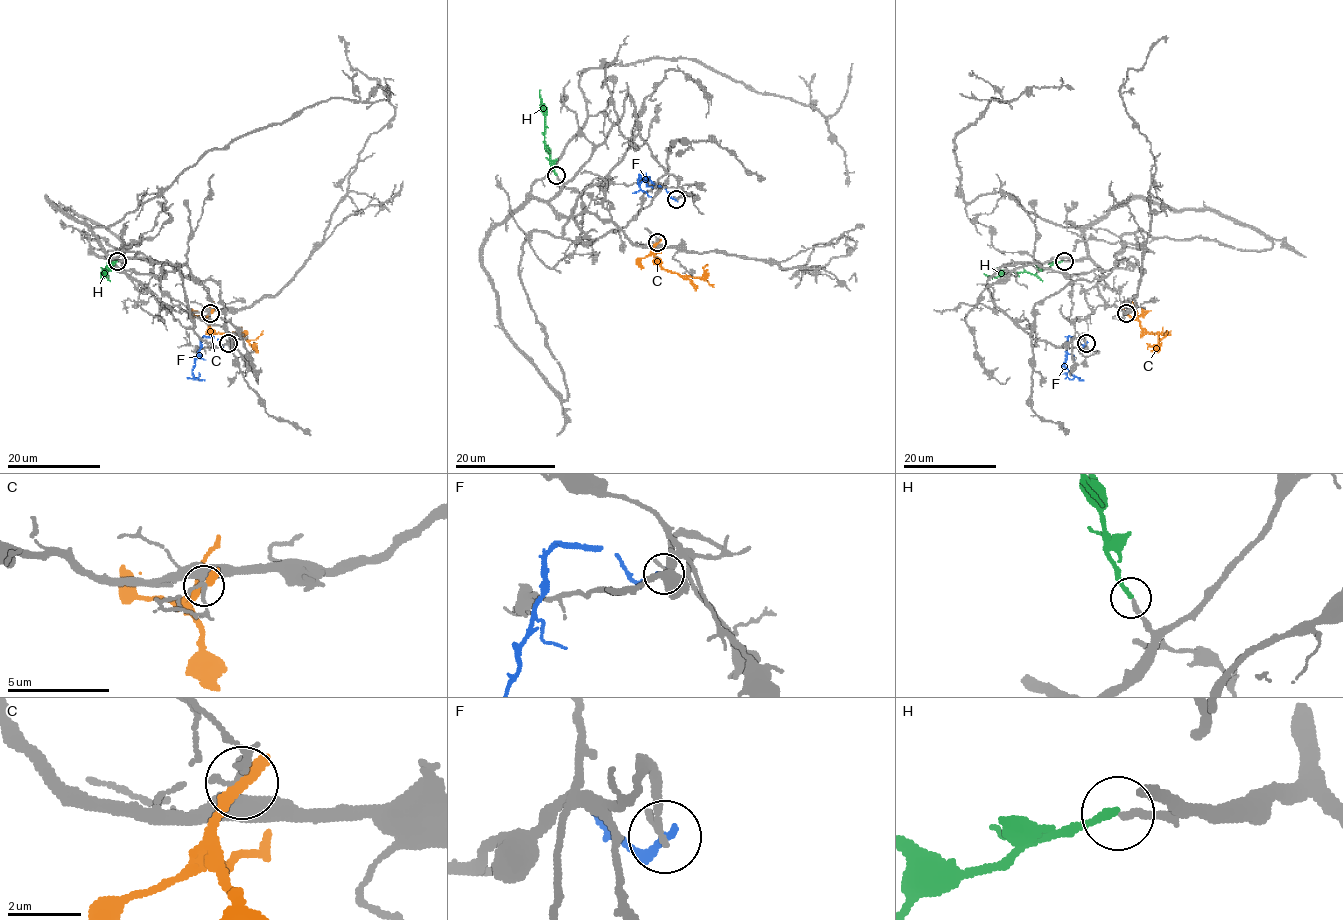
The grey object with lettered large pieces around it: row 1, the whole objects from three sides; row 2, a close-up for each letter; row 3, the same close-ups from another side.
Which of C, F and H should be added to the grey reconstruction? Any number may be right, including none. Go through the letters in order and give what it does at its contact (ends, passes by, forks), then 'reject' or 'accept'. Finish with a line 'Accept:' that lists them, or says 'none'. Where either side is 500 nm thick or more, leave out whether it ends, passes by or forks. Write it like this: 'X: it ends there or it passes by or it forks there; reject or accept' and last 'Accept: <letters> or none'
C: it passes by; reject
F: it ends there; reject
H: it ends there; accept
Accept: H

